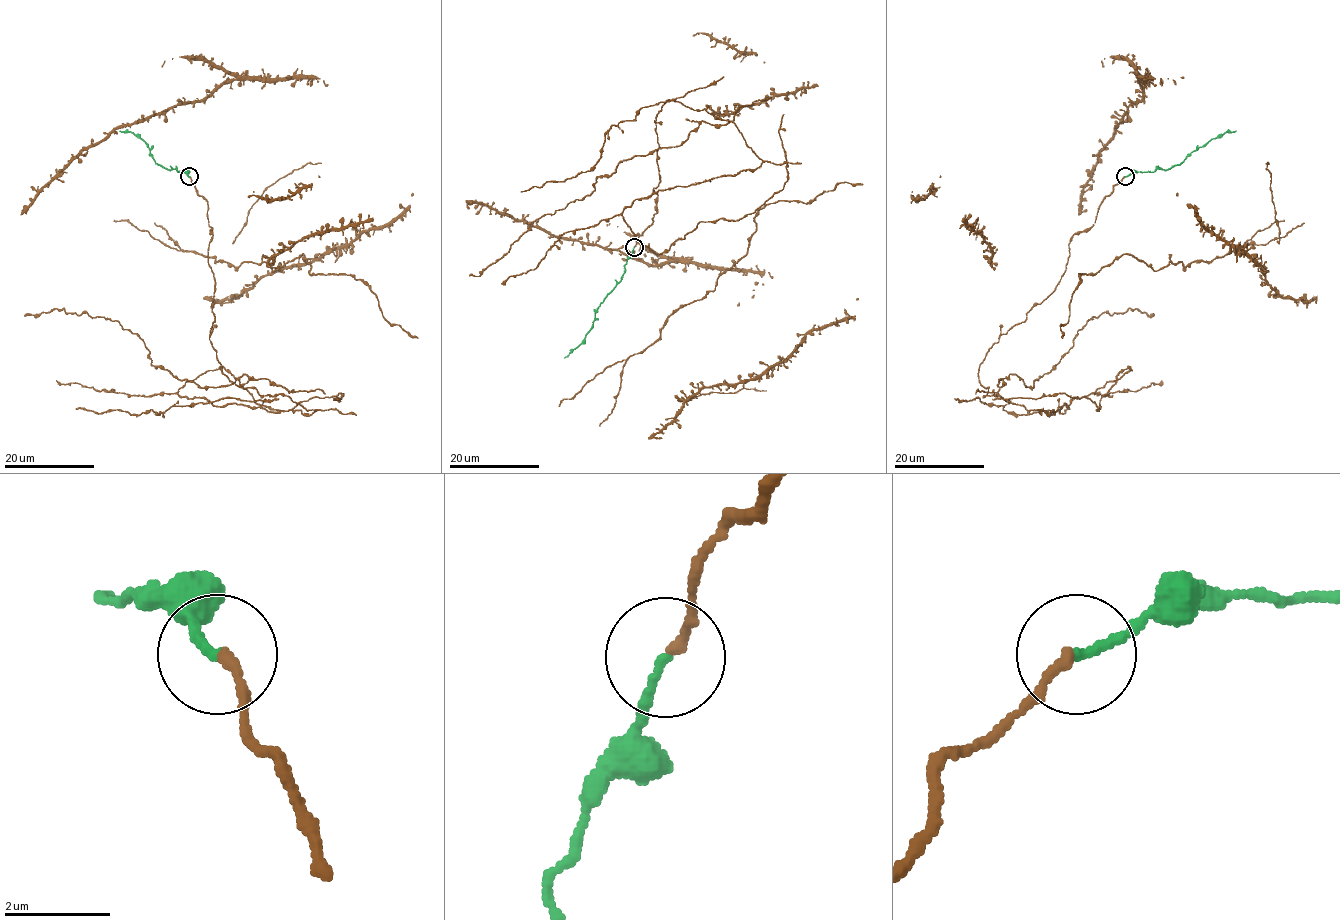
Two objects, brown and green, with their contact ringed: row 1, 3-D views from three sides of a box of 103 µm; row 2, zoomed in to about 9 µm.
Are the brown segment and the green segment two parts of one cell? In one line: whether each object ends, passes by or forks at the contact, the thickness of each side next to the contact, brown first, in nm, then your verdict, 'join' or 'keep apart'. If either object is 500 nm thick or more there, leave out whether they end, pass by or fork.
brown ends; green ends; calibres 200 and 160 nm; join

